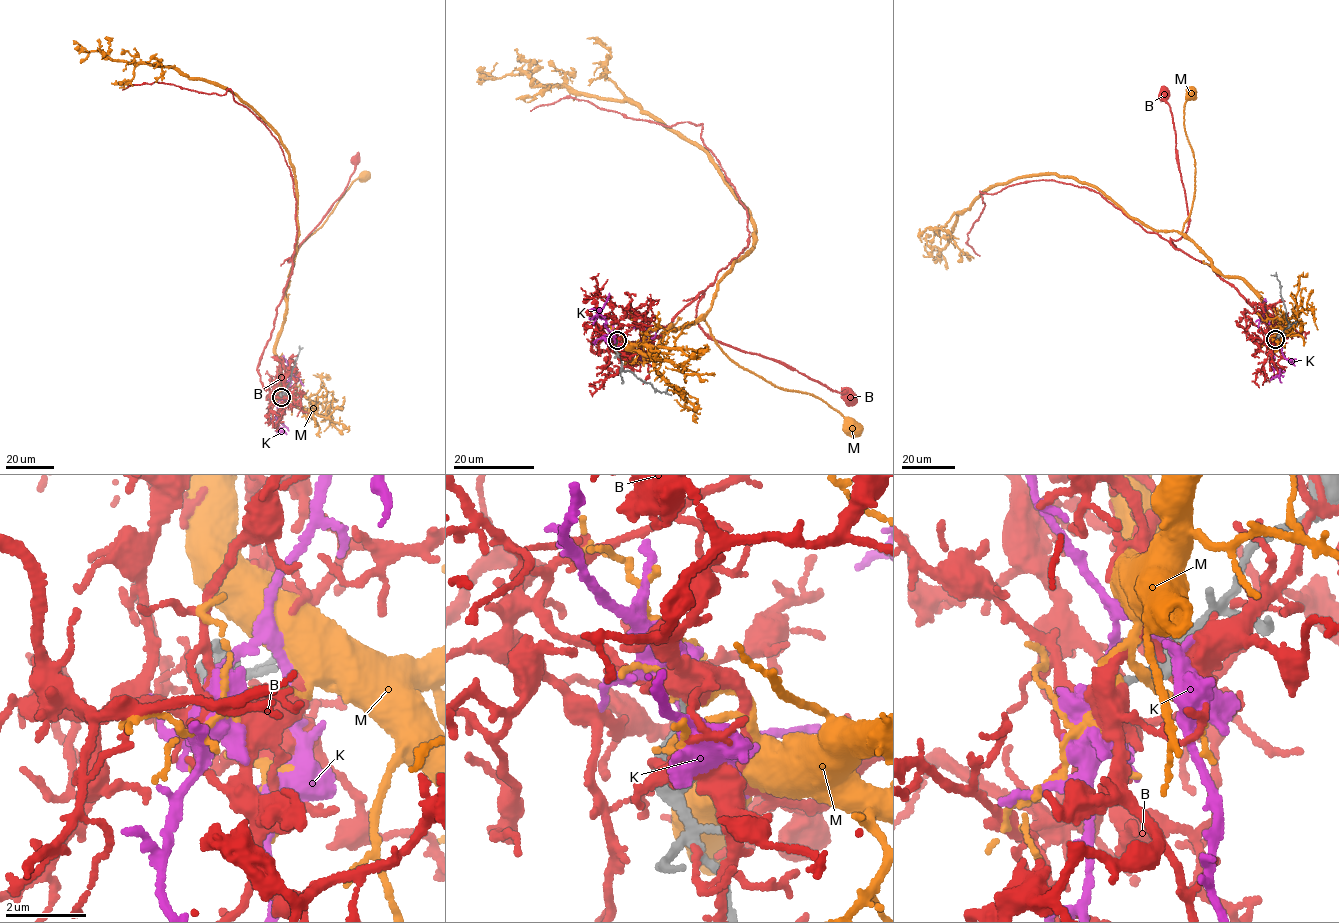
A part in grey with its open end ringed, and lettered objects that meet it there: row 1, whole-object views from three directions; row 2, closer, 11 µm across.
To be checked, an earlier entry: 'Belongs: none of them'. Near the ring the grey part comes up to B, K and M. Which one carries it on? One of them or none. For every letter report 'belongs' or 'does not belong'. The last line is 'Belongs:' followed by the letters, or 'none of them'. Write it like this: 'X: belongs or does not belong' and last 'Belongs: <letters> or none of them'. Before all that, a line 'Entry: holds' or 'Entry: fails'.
Entry: holds
B: does not belong
K: does not belong
M: does not belong
Belongs: none of them

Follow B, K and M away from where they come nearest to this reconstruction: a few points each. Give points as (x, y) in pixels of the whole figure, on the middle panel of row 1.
B: (616, 340), (596, 328), (592, 352), (668, 325), (704, 292), (696, 317), (710, 338), (844, 395)
K: (616, 340), (603, 318), (596, 315), (609, 293)
M: (617, 341), (628, 364), (705, 315), (729, 359), (809, 394), (853, 426)

